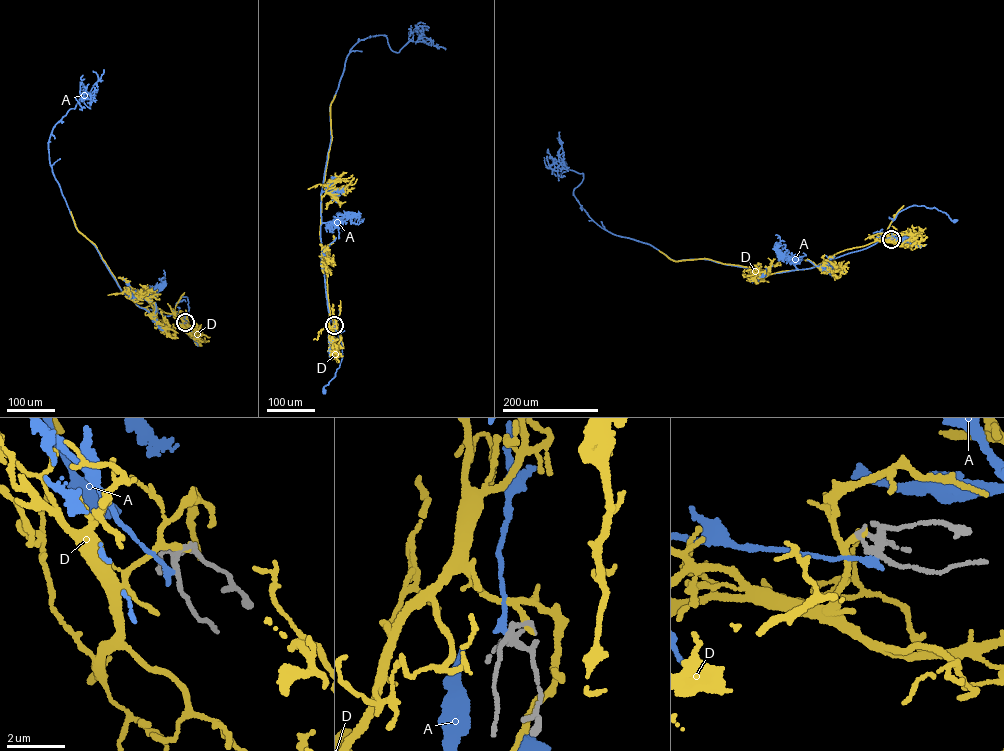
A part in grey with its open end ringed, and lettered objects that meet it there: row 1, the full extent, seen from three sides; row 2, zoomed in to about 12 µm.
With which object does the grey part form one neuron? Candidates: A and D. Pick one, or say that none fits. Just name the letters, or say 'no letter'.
no letter

